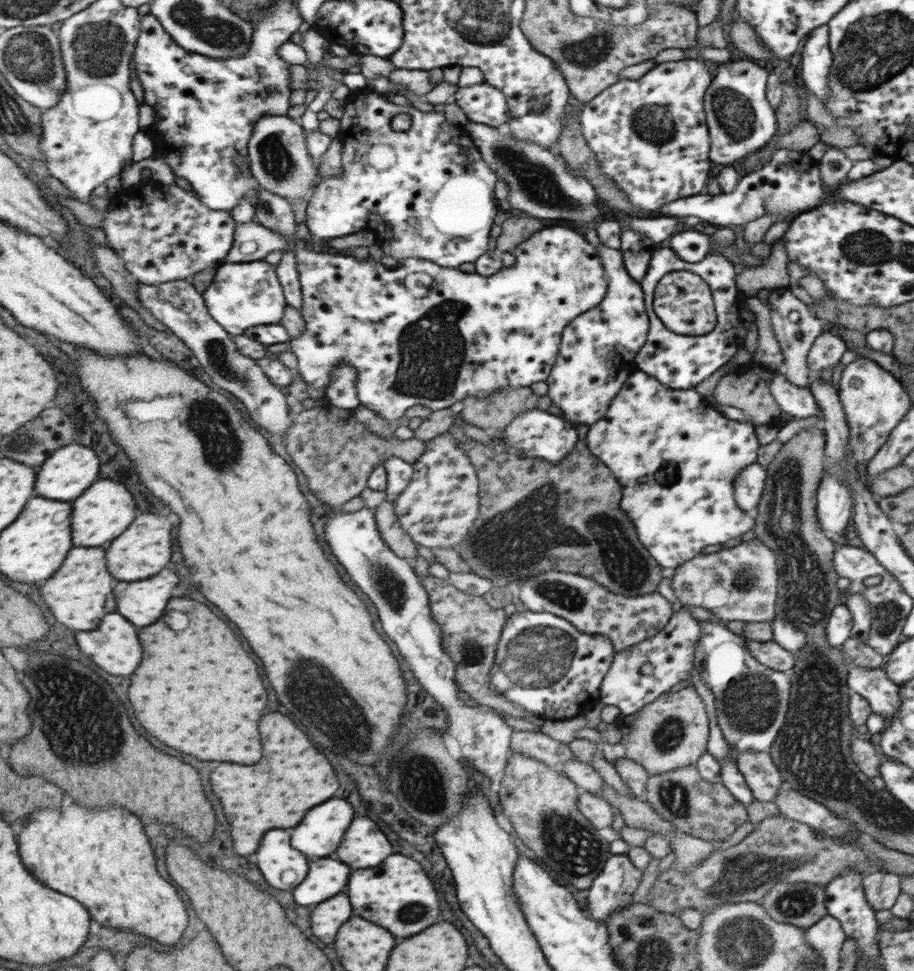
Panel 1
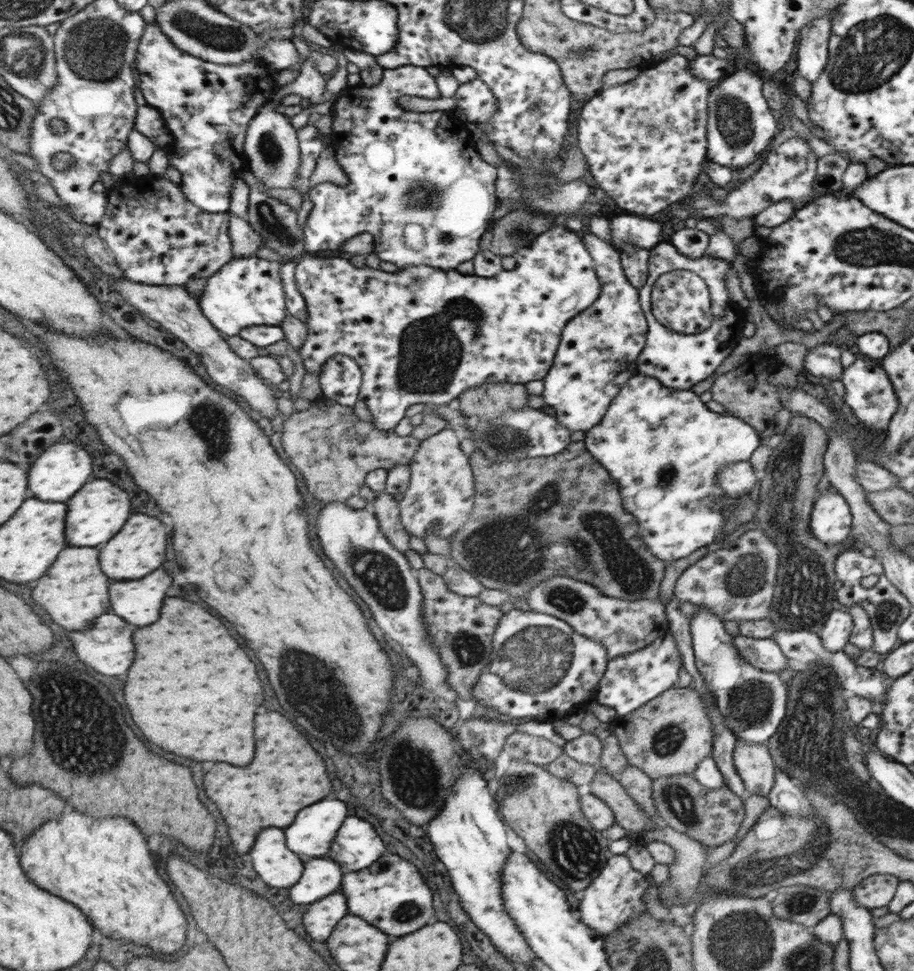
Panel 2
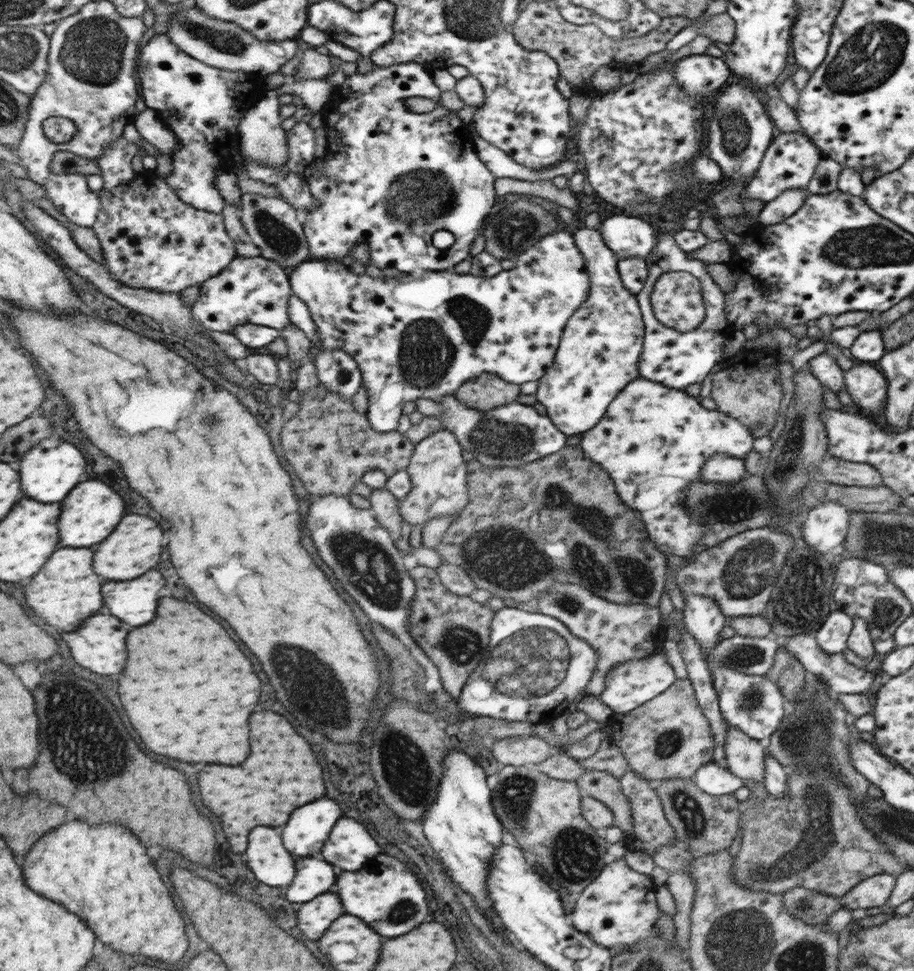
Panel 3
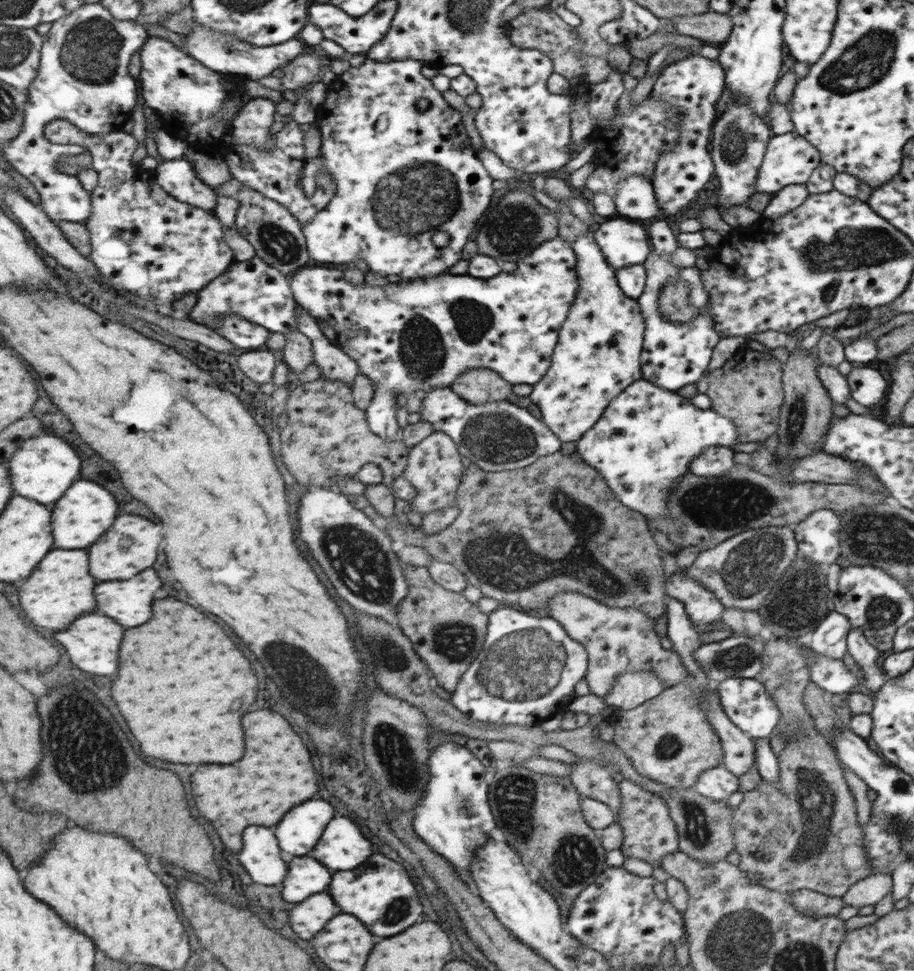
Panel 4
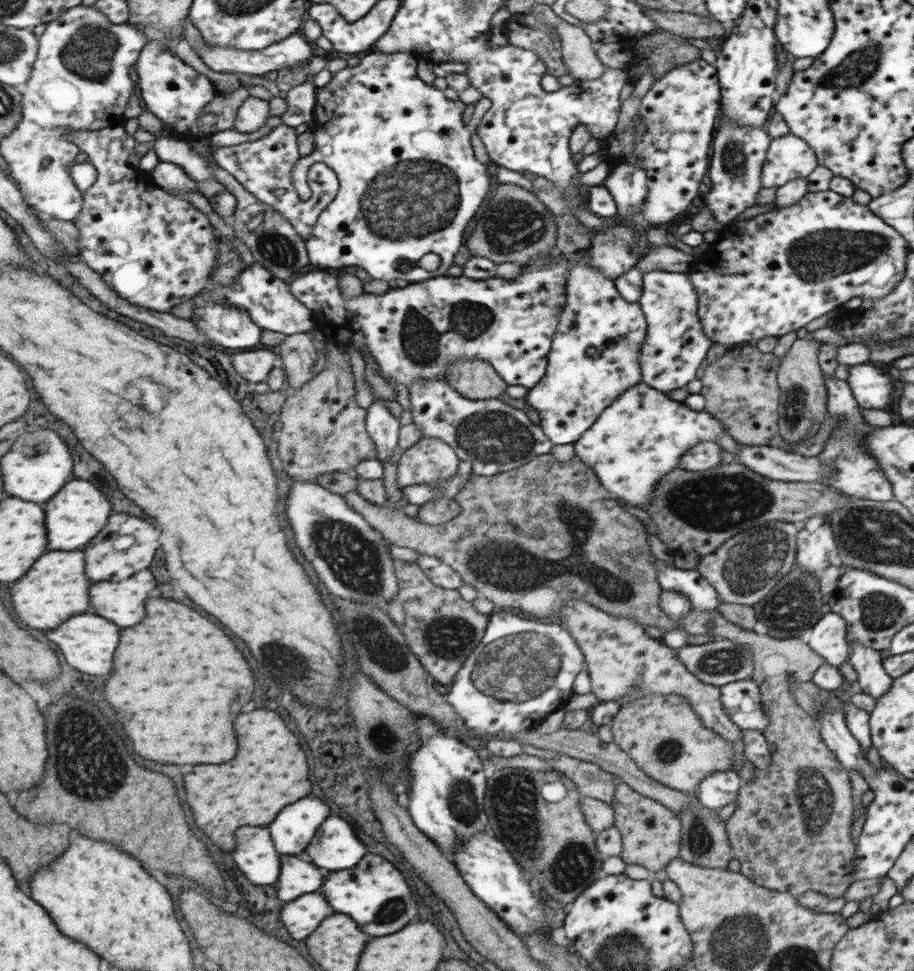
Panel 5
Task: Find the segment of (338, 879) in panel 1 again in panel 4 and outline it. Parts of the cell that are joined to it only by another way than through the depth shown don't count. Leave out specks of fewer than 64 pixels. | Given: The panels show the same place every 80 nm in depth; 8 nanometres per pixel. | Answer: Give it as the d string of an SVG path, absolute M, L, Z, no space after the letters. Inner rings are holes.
M293 858L283 882L283 898L287 902L303 902L313 894L327 890L331 880L331 870L315 858Z

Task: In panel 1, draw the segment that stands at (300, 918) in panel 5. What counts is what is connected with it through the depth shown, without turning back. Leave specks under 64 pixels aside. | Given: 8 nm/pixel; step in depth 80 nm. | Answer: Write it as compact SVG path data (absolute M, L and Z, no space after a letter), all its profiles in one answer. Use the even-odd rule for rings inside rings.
M339 894L337 898L329 898L329 902L319 904L311 913L311 927L315 937L324 943L335 942L339 928L349 920L351 906L349 896Z

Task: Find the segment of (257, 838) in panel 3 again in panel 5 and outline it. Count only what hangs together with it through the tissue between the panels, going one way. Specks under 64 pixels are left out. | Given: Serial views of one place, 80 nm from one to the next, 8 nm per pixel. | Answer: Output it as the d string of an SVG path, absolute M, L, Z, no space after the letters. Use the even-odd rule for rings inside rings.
M241 826L237 832L237 850L233 860L243 874L259 886L275 884L281 874L279 852L275 850L271 832L267 826Z

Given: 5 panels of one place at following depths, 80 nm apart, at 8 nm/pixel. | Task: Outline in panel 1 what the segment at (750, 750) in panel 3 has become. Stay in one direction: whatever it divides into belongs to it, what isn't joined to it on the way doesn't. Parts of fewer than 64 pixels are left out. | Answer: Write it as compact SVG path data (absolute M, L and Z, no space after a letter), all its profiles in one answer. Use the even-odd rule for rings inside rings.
M763 751L736 752L736 768L752 797L761 802L772 801L783 779L780 770L772 763L771 754Z

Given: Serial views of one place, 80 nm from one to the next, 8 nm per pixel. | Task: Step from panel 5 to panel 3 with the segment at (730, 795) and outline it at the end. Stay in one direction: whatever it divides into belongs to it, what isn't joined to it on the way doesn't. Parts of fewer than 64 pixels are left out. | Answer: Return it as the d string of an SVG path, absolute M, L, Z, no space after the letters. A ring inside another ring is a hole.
M713 762L705 763L691 779L701 791L711 796L731 794L742 786L741 780L732 776L726 768L717 767Z

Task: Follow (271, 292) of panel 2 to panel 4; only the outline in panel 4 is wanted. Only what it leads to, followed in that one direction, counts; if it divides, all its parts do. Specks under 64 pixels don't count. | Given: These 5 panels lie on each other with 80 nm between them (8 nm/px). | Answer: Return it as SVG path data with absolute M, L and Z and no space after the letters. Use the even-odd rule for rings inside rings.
M257 256L248 261L235 261L231 268L220 277L215 277L215 280L197 294L197 302L191 309L189 318L215 328L225 317L239 315L253 324L283 335L298 330L298 302L293 296L289 276Z

